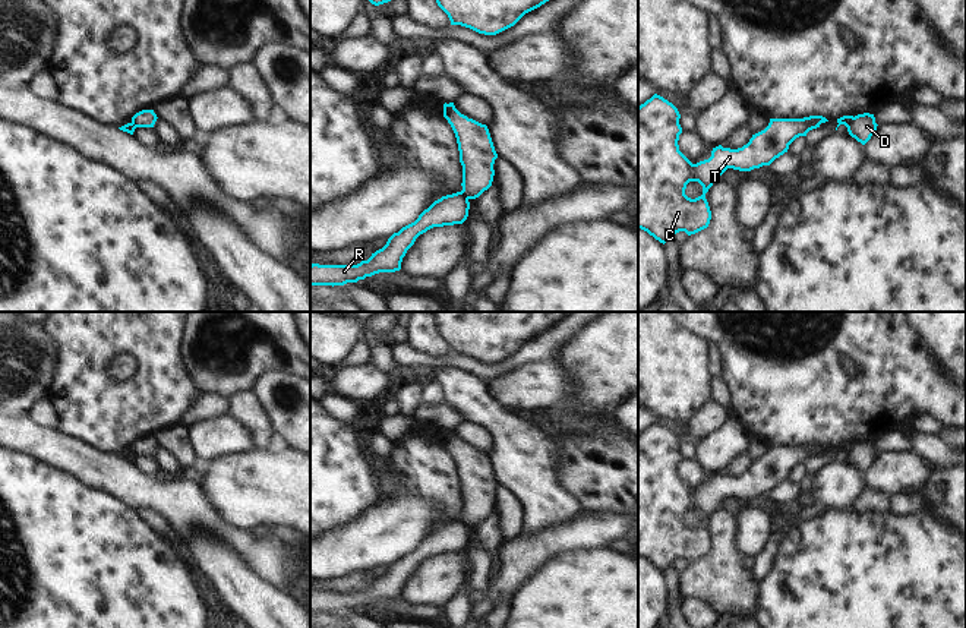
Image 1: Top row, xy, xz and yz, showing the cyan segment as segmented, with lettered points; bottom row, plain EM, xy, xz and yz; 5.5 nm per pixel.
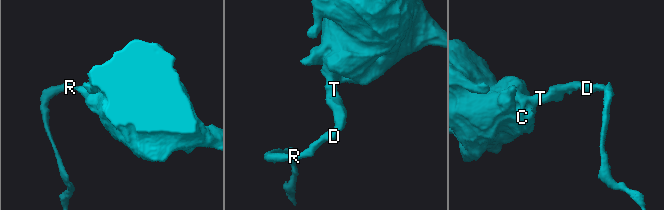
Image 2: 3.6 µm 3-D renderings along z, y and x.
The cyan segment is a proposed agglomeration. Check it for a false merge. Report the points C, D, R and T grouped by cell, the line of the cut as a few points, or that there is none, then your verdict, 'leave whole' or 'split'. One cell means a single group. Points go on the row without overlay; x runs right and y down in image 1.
C T / D R | xz (460, 520), (467, 527) | split

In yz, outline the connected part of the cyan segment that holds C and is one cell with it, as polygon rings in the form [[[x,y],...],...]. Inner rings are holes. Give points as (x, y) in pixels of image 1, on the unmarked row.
[[[657,422],[638,435],[638,556],[663,572],[679,559],[691,564],[708,555],[711,539],[705,521],[727,496],[751,499],[770,493],[776,486],[787,480],[789,473],[796,466],[806,464],[809,458],[828,449],[823,444],[770,446],[768,454],[752,463],[742,476],[730,477],[719,473],[713,476],[708,487],[692,492],[679,479],[678,468],[682,461],[679,446],[678,436]],[[689,509],[698,509],[703,514],[701,524],[691,527],[685,523]]]

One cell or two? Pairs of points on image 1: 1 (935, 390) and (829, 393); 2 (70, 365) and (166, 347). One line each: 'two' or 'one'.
1: one
2: one

